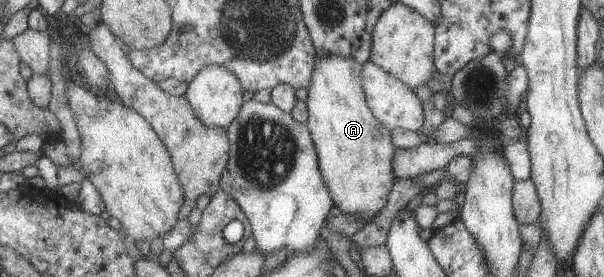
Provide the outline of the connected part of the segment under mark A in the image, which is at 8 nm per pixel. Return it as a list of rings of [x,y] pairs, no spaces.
[[[318,56],[306,103],[309,106],[308,124],[319,152],[320,168],[337,207],[342,213],[352,213],[359,219],[369,221],[384,208],[389,199],[395,180],[392,164],[396,148],[391,140],[390,130],[376,120],[374,113],[368,108],[362,87],[362,68],[363,65],[350,57]]]

